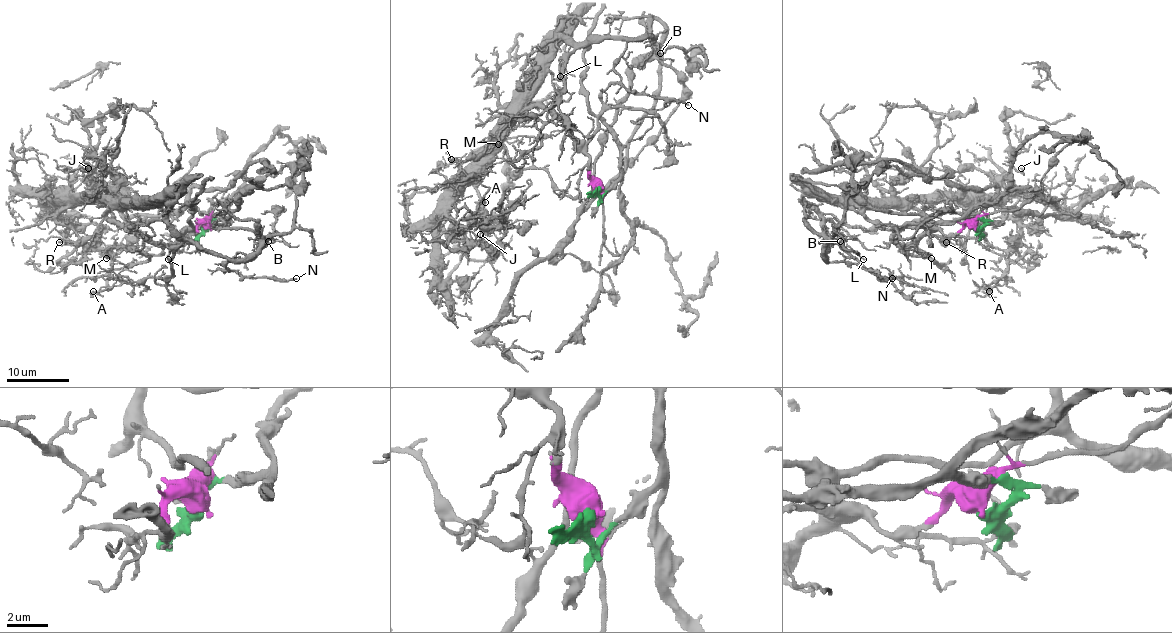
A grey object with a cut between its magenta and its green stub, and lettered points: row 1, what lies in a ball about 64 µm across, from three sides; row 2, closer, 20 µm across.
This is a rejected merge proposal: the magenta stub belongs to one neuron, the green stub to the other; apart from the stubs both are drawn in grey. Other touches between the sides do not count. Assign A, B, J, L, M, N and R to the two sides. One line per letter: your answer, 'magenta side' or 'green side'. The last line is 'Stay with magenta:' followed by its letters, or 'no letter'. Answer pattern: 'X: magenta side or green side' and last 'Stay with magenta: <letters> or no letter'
A: magenta side
B: magenta side
J: magenta side
L: magenta side
M: magenta side
N: magenta side
R: magenta side
Stay with magenta: A, B, J, L, M, N, R

